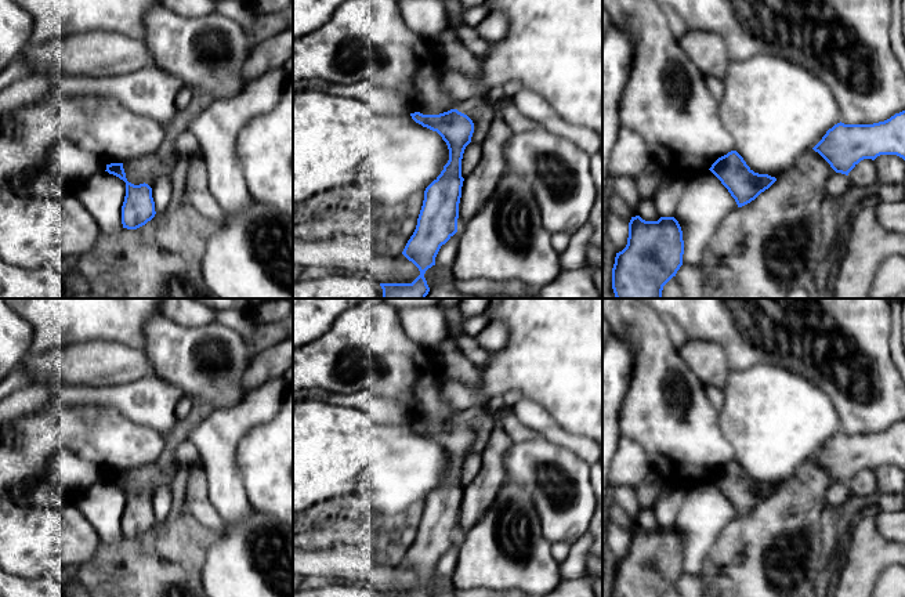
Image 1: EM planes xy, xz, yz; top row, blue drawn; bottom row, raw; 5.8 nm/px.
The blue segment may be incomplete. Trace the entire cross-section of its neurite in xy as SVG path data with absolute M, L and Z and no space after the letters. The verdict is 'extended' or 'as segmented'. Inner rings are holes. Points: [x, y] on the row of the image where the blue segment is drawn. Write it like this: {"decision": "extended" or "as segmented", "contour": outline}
{"decision": "as segmented", "contour": "M123 163L106 164L105 171L126 182L126 196L122 206L123 228L137 229L151 221L156 214L152 188L145 182L140 185L128 182Z"}

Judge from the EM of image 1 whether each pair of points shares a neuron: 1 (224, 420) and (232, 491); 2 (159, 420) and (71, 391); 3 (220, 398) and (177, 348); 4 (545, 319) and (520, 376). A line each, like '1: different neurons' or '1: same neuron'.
1: same neuron
2: same neuron
3: same neuron
4: same neuron

